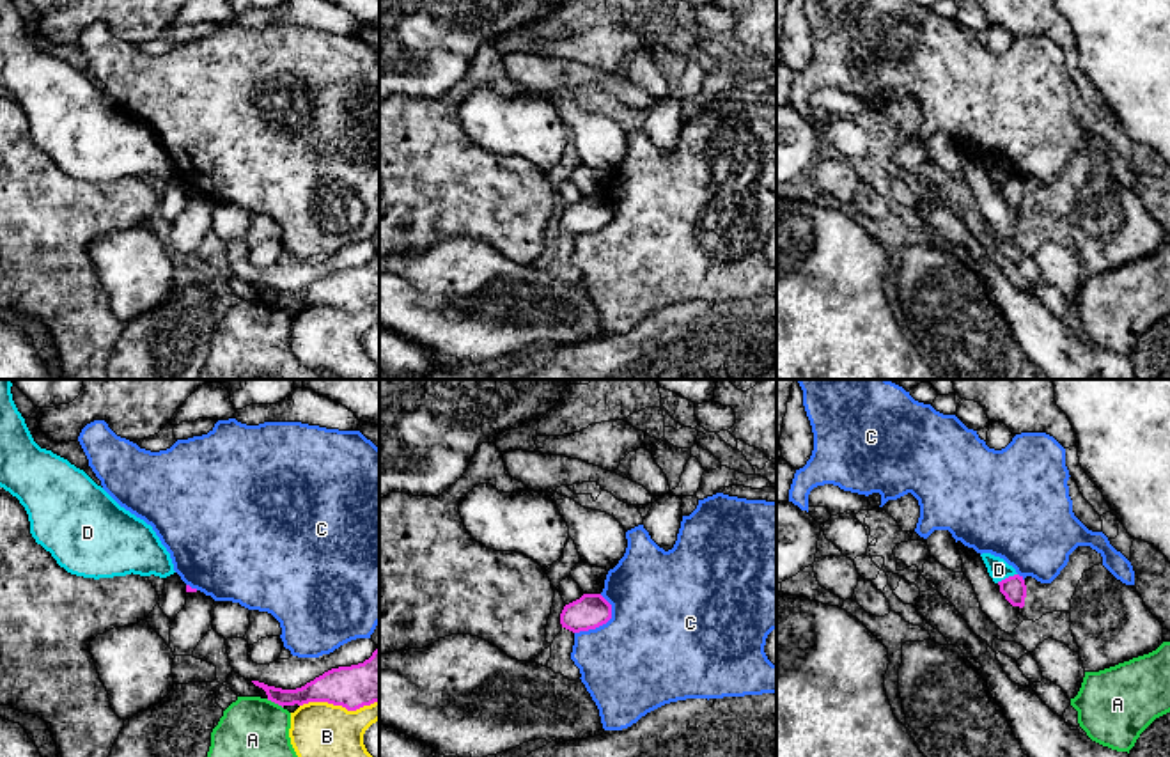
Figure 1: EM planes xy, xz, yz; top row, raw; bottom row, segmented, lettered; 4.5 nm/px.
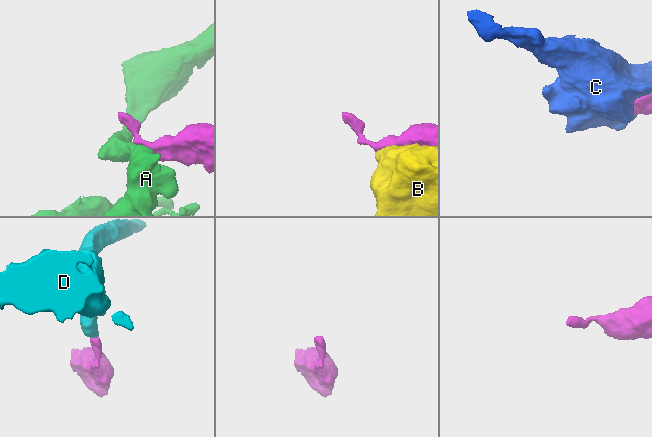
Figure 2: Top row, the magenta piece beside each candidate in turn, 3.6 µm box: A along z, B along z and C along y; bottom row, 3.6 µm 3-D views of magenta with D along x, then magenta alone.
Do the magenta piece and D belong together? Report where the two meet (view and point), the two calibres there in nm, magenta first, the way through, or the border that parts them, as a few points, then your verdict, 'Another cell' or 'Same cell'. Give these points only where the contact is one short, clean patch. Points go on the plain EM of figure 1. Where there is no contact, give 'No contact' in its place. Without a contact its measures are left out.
Touches magenta at yz (1006, 181). Thickness 110 nm (magenta) against 100 nm. Boundary: yz (1016, 176), (997, 185). Another cell

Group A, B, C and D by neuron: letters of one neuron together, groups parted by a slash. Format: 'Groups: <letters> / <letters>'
Groups: A / B / C / D

